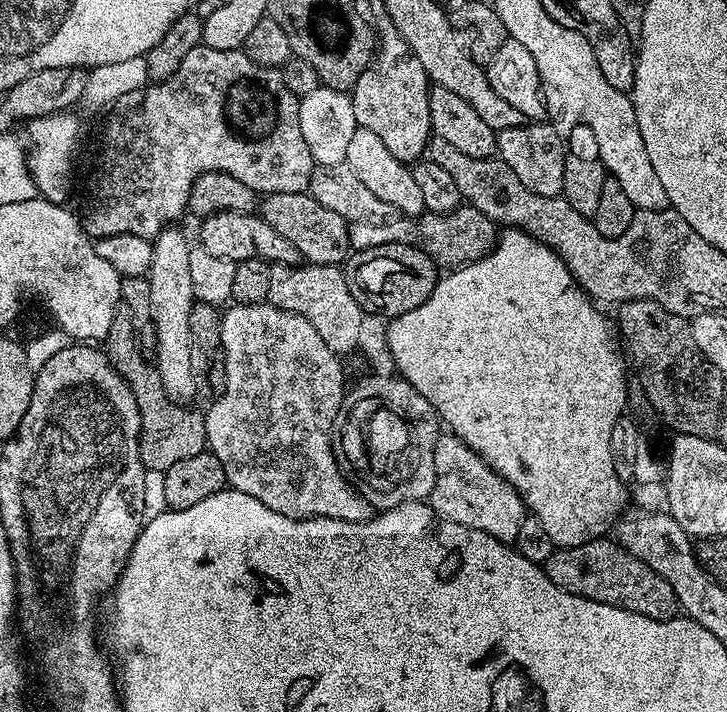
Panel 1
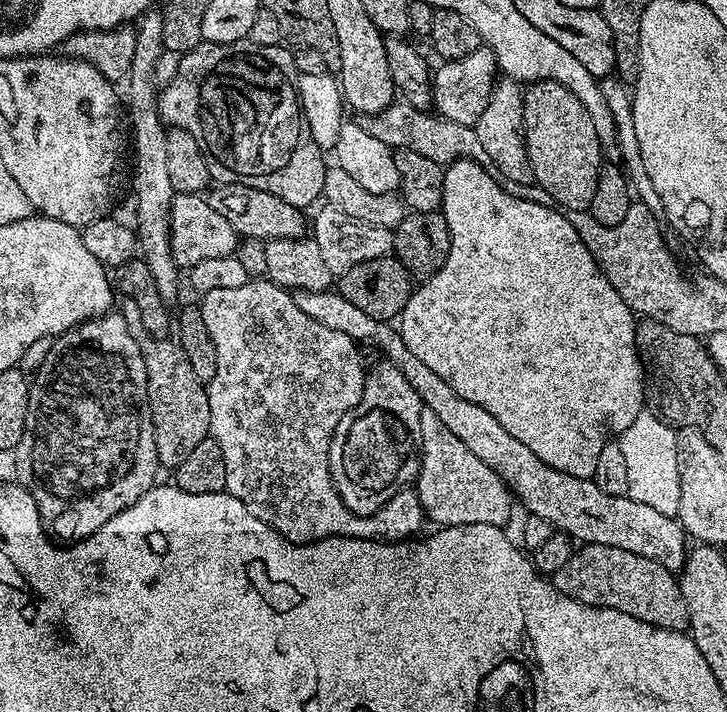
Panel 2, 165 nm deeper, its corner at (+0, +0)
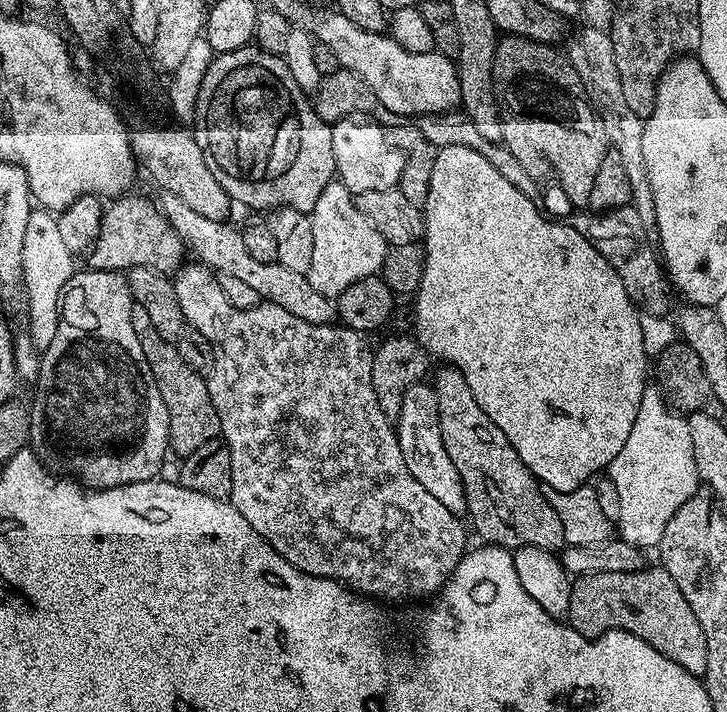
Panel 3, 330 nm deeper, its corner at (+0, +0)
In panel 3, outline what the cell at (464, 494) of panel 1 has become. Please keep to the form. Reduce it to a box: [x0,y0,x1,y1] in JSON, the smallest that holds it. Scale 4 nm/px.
[394,383,468,514]

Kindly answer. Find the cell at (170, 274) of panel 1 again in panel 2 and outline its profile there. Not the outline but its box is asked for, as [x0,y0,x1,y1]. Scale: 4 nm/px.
[122,10,182,302]

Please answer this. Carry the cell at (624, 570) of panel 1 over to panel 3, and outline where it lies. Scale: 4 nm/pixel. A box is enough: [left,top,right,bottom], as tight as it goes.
[567,566,706,677]

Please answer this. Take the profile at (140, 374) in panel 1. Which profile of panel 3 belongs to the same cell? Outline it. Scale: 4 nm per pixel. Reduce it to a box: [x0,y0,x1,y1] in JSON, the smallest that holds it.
[132,303,220,458]

